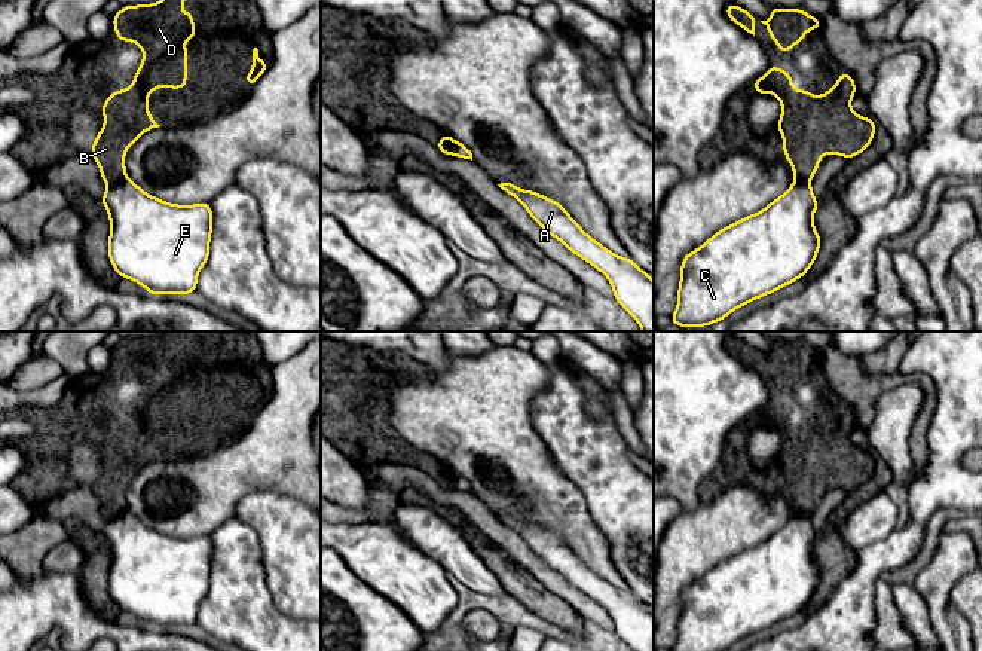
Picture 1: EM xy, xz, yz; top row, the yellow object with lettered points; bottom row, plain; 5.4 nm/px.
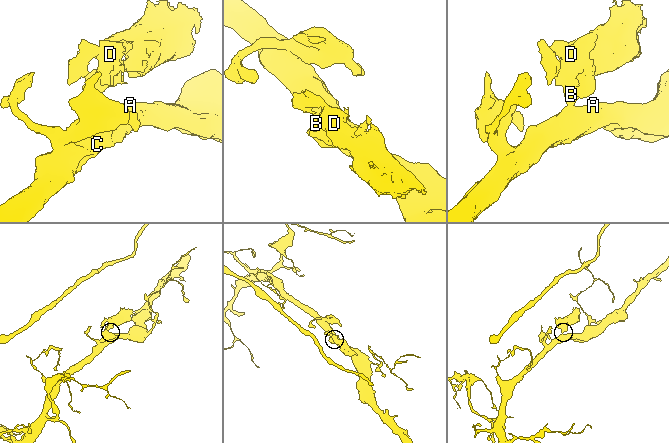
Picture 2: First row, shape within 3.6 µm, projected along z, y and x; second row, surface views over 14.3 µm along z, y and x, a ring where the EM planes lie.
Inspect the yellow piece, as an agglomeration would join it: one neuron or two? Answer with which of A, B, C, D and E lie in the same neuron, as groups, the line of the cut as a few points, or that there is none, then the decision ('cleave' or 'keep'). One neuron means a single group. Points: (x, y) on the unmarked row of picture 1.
groups A C E / B D; cut xz (447, 468), (452, 486); cleave

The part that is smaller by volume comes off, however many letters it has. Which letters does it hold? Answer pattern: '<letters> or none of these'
B, D

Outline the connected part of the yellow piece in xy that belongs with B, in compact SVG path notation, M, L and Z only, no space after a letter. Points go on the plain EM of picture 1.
M163 331L152 337L123 339L114 349L114 366L122 375L134 375L143 382L143 395L134 406L135 413L128 422L119 422L108 428L103 437L105 455L98 464L95 476L89 479L94 493L100 499L101 511L113 519L126 511L125 486L149 462L159 461L147 444L149 425L157 419L171 419L174 424L187 418L187 373L196 369L192 345L180 345L178 340L189 337L186 331Z

